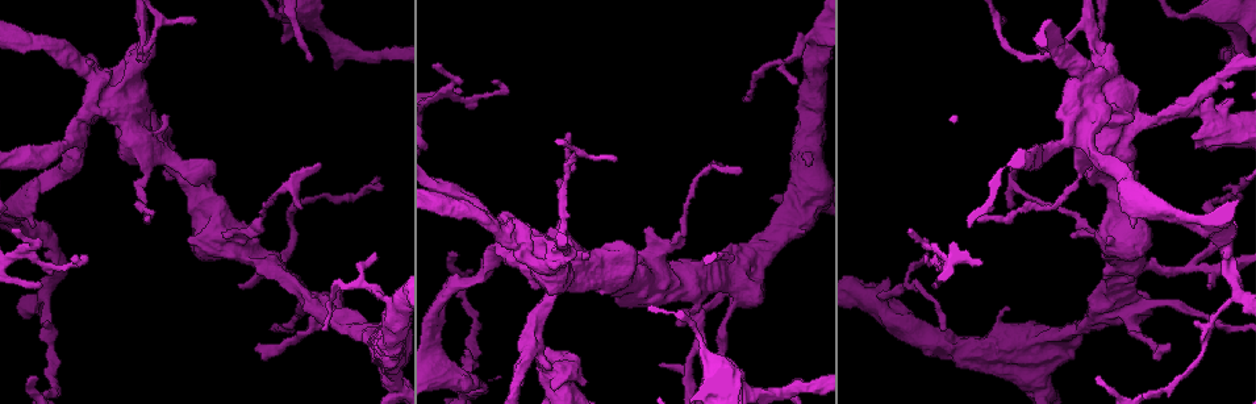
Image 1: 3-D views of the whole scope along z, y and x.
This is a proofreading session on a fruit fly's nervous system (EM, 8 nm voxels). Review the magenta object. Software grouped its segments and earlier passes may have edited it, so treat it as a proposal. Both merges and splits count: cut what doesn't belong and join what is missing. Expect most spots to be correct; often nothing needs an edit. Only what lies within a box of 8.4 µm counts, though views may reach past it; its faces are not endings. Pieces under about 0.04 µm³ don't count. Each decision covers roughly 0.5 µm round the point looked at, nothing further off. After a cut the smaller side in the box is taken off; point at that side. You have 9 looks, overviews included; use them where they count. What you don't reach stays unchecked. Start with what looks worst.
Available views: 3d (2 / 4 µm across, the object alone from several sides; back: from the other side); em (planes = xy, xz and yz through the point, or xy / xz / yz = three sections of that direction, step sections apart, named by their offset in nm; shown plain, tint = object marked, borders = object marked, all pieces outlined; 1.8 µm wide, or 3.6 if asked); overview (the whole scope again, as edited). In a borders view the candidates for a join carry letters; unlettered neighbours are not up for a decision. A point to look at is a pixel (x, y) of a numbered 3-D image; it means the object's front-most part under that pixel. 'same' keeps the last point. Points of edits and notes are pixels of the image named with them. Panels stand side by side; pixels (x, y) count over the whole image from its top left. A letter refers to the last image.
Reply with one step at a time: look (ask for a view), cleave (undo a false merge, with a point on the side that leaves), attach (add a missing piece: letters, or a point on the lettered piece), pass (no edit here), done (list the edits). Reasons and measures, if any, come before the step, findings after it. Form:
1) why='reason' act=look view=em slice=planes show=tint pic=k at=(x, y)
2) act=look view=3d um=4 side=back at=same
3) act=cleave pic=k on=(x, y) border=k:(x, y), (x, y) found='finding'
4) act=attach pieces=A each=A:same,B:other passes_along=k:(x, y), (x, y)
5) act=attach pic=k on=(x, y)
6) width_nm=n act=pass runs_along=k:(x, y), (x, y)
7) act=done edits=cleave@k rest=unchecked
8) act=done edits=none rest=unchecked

why='sharp bend' act=look view=3d um=2 pic=1 at=(308, 300)

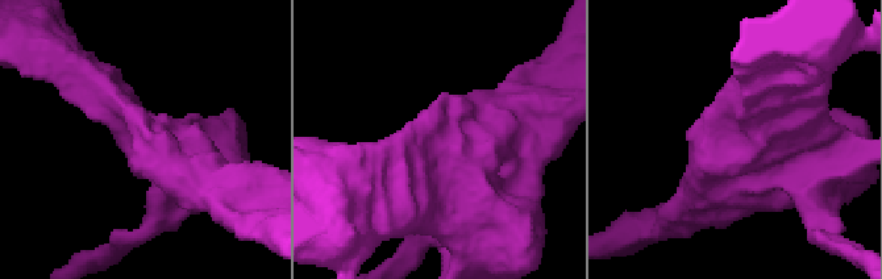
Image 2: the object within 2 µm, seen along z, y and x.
arms=4 act=look view=em slice=planes show=tint pic=2 at=(444, 150)

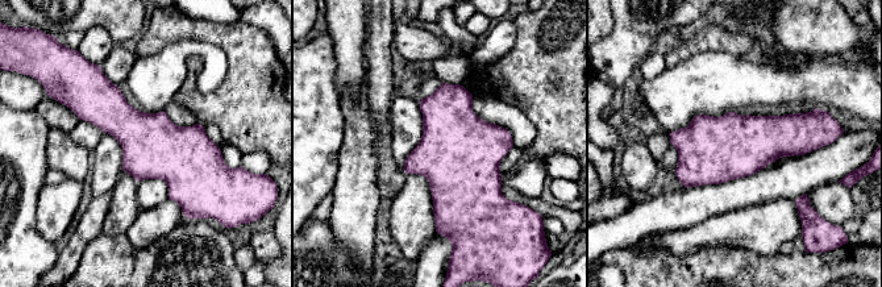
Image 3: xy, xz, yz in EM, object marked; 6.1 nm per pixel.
why='what lies round it' act=look view=em slice=planes show=borders at=same

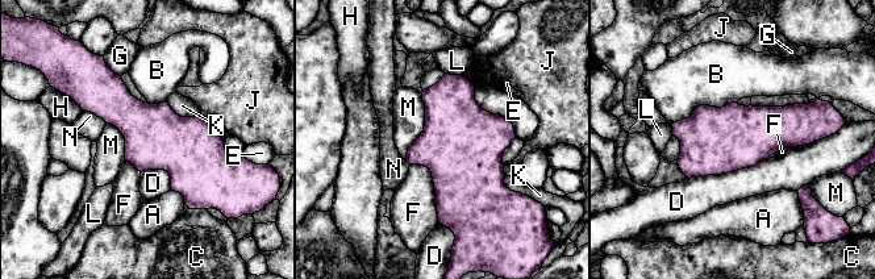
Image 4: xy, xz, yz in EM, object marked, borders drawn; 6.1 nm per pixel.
act=pass each=A:other,B:other,C:other,D:other,E:other,F:other,G:other,H:other,J:other,K:other,L:other,M:other,N:other border=4:(423, 94), (424, 129), (405, 159) found='all the same neuron'

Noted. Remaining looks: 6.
why='free end' act=look view=em slice=xy step=8 show=borders pic=1 at=(32, 376)

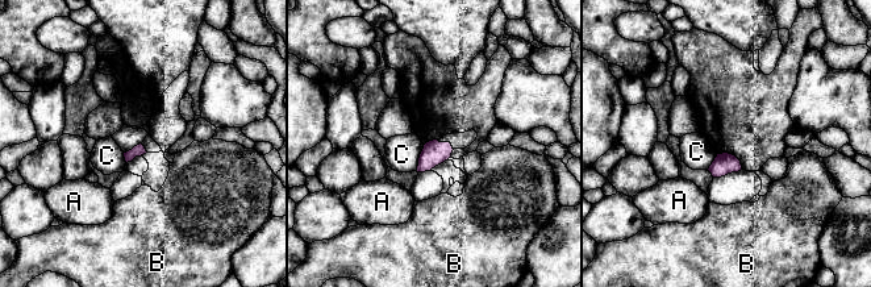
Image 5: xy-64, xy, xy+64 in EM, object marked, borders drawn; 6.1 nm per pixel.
why='cut it another way' act=look view=em slice=planes show=borders at=same

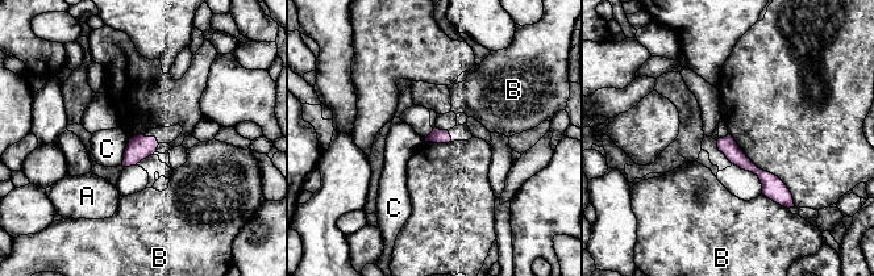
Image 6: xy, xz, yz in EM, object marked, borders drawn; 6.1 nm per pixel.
act=pass each=A:other,B:other,C:other runs_along=6:(720, 142), (754, 168), (779, 199) found='no lettered piece goes on from it'

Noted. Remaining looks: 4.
why='branch stops here' act=look view=3d um=4 pic=1 at=(1171, 346)

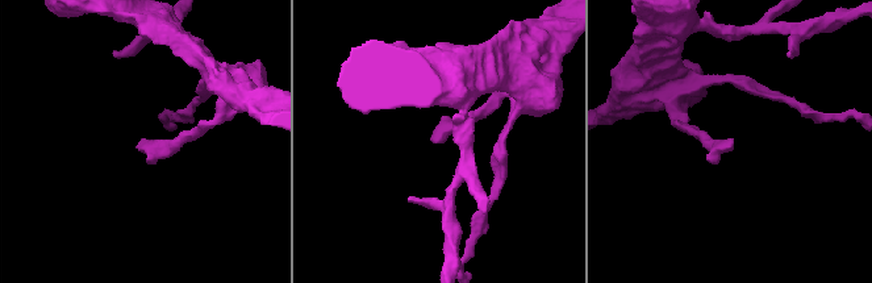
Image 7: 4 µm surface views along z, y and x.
why='need the tissue' act=look view=em slice=planes show=tint pic=7 at=(733, 145)

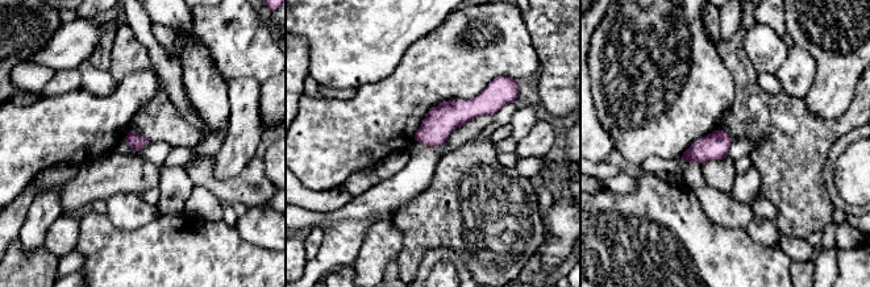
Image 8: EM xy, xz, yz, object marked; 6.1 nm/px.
why='see the neighbours' act=look view=em slice=planes show=borders at=same

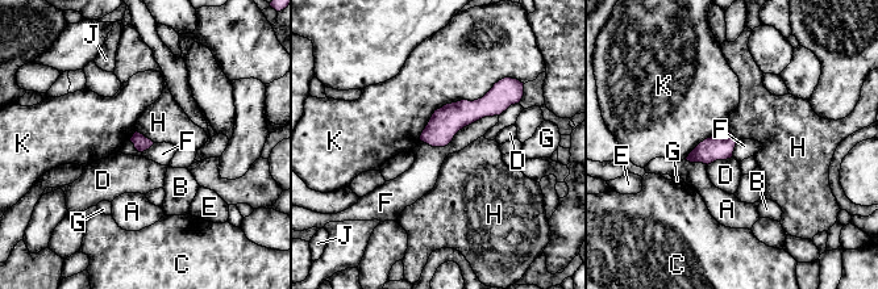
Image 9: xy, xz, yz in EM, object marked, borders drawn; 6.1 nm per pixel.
act=pass each=A:other,B:other,C:other,D:other,E:other,F:other,G:other,H:other,J:other,K:other border=9:(498, 114), (444, 146), (421, 142) found='none of them fits'

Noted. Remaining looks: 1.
why='free end' act=look view=em slice=xz step=16 show=borders pic=1 at=(943, 329)

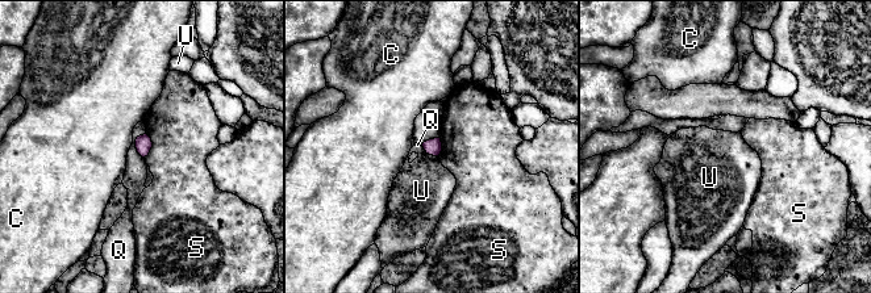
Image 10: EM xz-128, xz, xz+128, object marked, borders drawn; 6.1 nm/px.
width_nm=100 act=pass each=C:other,Q:other,S:other,U:other found='no lettered piece goes on from it'

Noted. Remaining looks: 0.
act=done edits=none rest=unchecked

